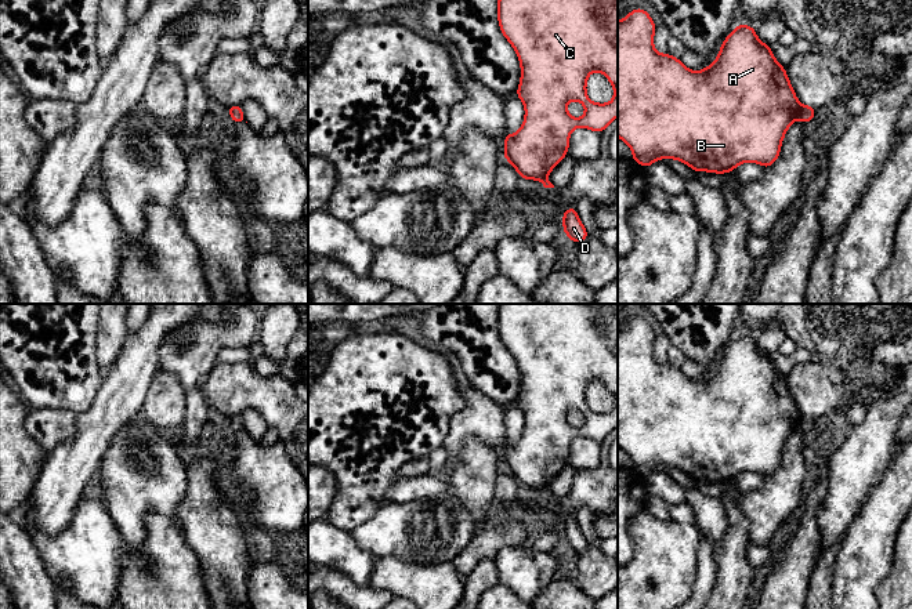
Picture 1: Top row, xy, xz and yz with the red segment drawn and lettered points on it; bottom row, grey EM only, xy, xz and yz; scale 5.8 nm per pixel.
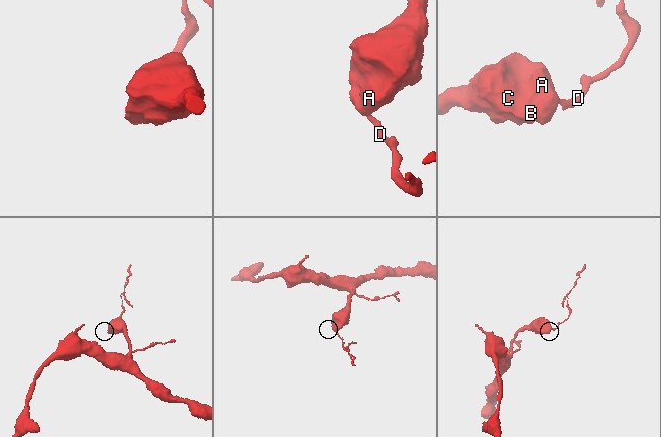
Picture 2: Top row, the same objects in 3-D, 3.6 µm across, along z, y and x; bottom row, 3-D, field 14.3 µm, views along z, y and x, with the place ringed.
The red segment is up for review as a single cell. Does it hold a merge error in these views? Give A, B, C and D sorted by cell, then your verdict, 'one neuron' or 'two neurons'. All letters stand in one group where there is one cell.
A B C / D | two neurons

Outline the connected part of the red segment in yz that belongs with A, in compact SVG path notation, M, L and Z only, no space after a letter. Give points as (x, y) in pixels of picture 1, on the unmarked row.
M634 318L618 330L618 446L633 461L631 470L647 478L659 468L676 468L694 481L725 483L742 472L768 478L781 463L785 442L799 428L803 414L789 391L785 376L761 352L754 337L738 334L723 351L717 367L699 381L685 377L680 367L654 358L656 334L644 318Z

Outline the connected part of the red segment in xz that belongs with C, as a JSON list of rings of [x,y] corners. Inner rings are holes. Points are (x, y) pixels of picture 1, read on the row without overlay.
[[[499,304],[497,331],[502,344],[520,369],[521,388],[515,406],[525,417],[521,438],[503,447],[503,467],[522,489],[543,490],[567,465],[569,445],[576,436],[601,443],[618,427],[618,304]],[[596,380],[601,381],[614,396],[614,409],[608,413],[597,413],[587,406],[587,387]],[[569,410],[579,410],[585,416],[586,423],[580,428],[568,423]]]

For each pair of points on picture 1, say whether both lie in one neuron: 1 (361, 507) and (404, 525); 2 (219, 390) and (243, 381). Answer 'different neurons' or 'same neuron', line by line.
1: different neurons
2: same neuron

